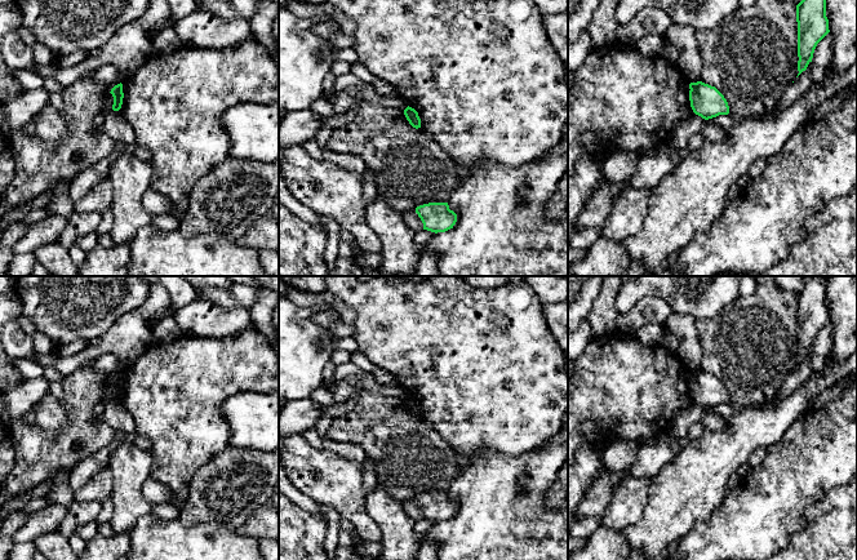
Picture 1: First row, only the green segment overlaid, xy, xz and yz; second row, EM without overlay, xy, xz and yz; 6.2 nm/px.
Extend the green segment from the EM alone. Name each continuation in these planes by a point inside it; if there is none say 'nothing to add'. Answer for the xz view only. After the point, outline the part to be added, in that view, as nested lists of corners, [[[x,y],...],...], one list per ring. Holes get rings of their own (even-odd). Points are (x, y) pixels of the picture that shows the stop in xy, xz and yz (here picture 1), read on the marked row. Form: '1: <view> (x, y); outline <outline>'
nothing to add

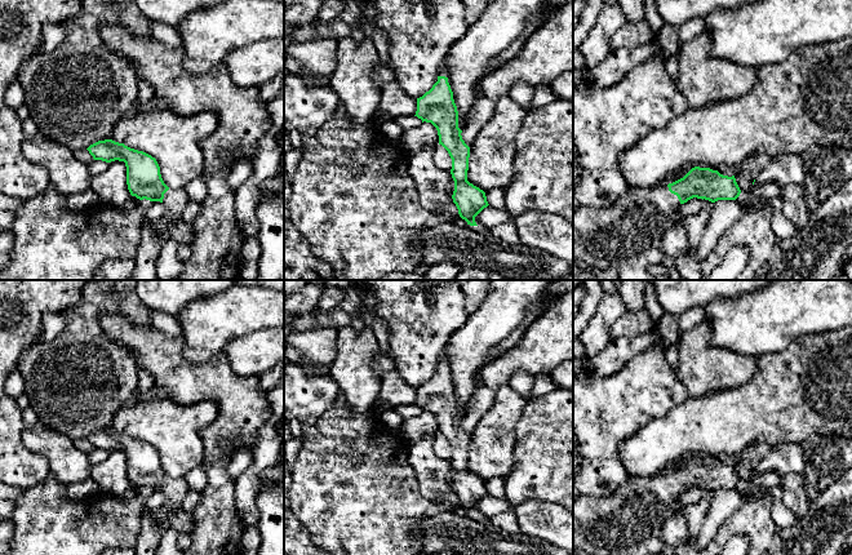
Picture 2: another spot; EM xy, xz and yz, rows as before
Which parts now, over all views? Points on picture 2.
1: yz (626, 236); outline [[[667,185],[634,187],[607,208],[581,207],[573,212],[573,256],[591,267],[617,272],[617,280],[670,280],[651,275],[648,267],[666,261],[661,240],[666,230],[682,225],[680,201]]]

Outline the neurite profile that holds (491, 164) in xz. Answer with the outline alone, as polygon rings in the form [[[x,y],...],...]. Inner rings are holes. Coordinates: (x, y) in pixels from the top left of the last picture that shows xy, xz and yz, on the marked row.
[[[509,96],[496,102],[492,119],[470,147],[467,181],[484,192],[506,188],[514,178],[515,138],[527,111]]]

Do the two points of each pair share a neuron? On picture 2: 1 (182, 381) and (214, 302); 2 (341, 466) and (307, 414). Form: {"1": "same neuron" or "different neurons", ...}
{"1": "different neurons", "2": "different neurons"}

